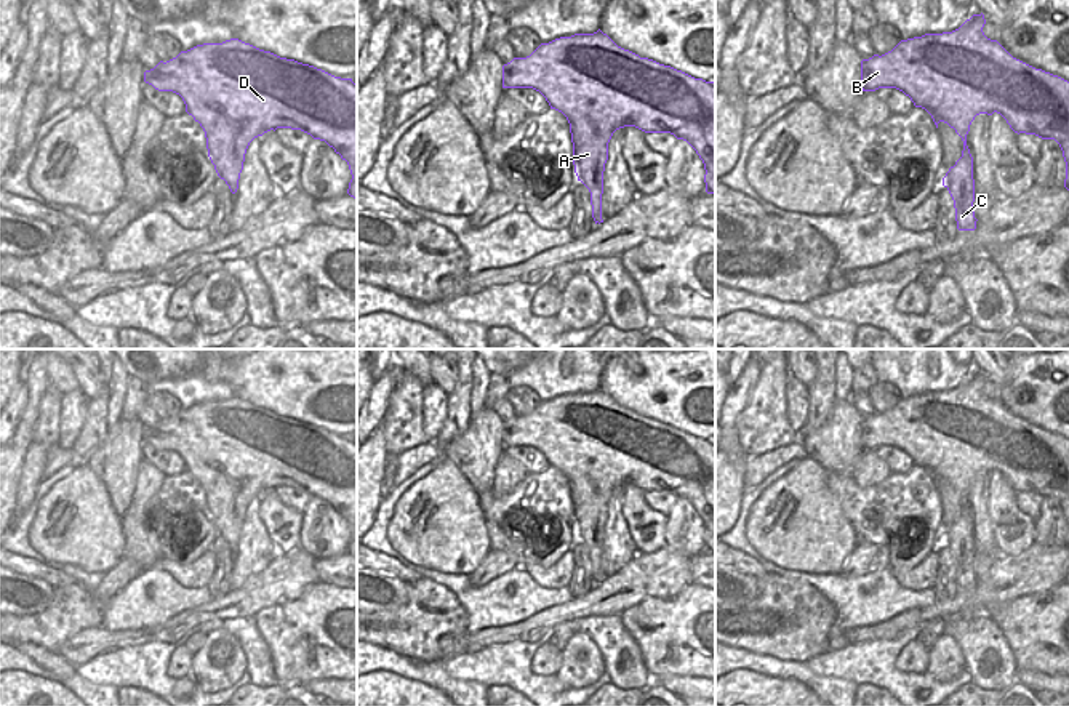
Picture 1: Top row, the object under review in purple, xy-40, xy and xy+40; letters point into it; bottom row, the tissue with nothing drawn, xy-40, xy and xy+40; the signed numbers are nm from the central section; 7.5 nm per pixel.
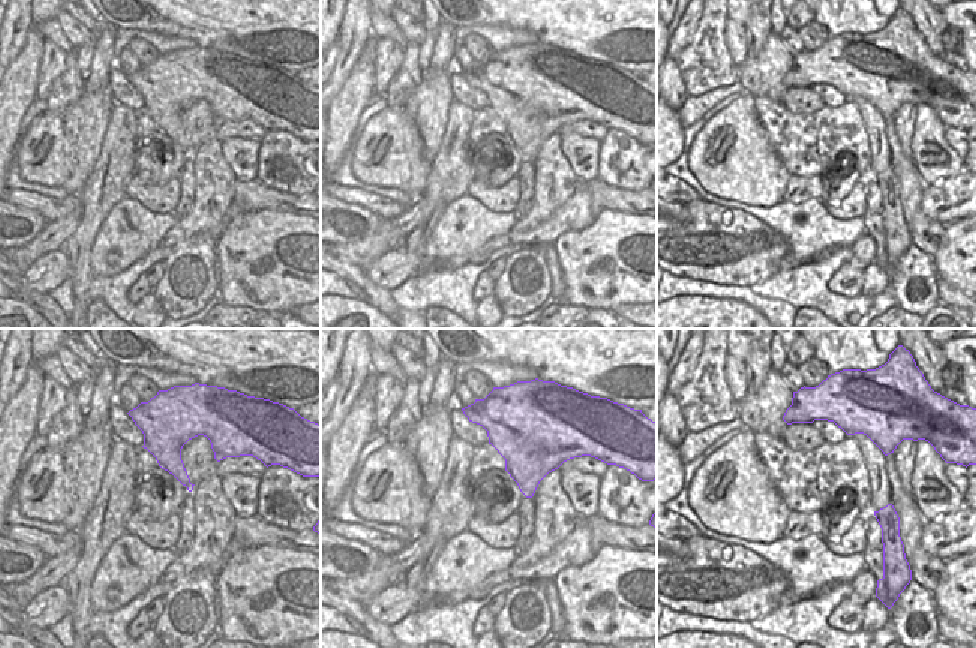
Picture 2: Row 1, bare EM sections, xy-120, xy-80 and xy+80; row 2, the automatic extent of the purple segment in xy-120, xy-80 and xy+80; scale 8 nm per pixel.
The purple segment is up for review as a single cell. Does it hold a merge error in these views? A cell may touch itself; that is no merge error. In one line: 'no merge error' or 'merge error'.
merge error

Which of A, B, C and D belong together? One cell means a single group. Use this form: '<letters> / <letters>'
A B D / C

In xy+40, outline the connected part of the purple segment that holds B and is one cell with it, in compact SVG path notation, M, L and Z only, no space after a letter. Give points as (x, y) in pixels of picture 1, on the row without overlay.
M973 373L959 387L901 399L891 410L861 419L861 447L896 447L925 467L936 487L947 482L963 499L962 515L943 536L943 544L975 551L973 515L967 504L970 483L979 472L1000 472L1015 491L1055 498L1066 520L1064 546L1069 549L1069 440L1013 416L997 399L984 394L984 373Z

